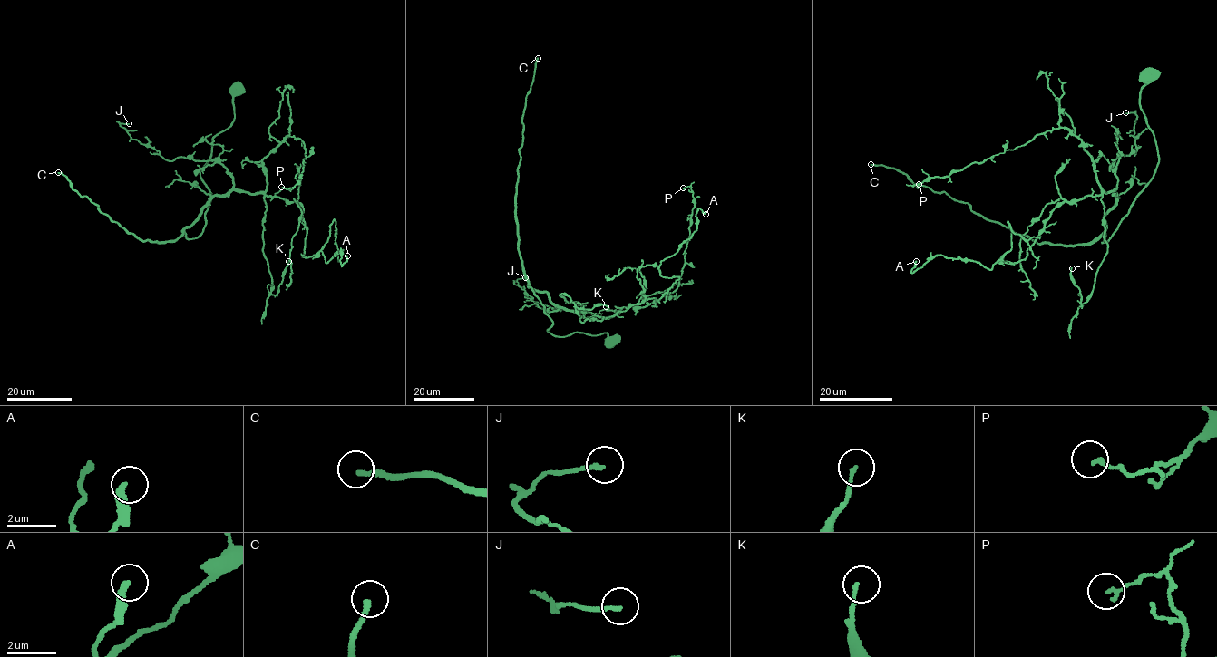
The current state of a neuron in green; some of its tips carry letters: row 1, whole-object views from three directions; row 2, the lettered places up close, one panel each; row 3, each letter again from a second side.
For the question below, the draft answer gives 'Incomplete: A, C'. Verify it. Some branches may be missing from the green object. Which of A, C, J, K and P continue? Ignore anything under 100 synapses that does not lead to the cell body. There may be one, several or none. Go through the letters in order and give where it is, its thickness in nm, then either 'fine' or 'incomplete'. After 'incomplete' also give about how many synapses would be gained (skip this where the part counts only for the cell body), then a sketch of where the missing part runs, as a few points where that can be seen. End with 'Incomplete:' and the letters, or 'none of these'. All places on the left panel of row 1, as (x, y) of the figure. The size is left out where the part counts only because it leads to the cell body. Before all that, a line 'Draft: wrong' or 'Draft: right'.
Draft: wrong
A: place (347, 256); calibre 300 nm; fine
C: place (58, 172); calibre 220 nm; incomplete; 350 synapses; course (58, 172), (42, 149), (86, 113), (93, 76), (131, 101), (183, 105), (144, 83)
J: place (129, 123); calibre 140 nm; fine
K: place (288, 261); calibre 130 nm; fine
P: place (281, 187); calibre 130 nm; fine
Incomplete: C

